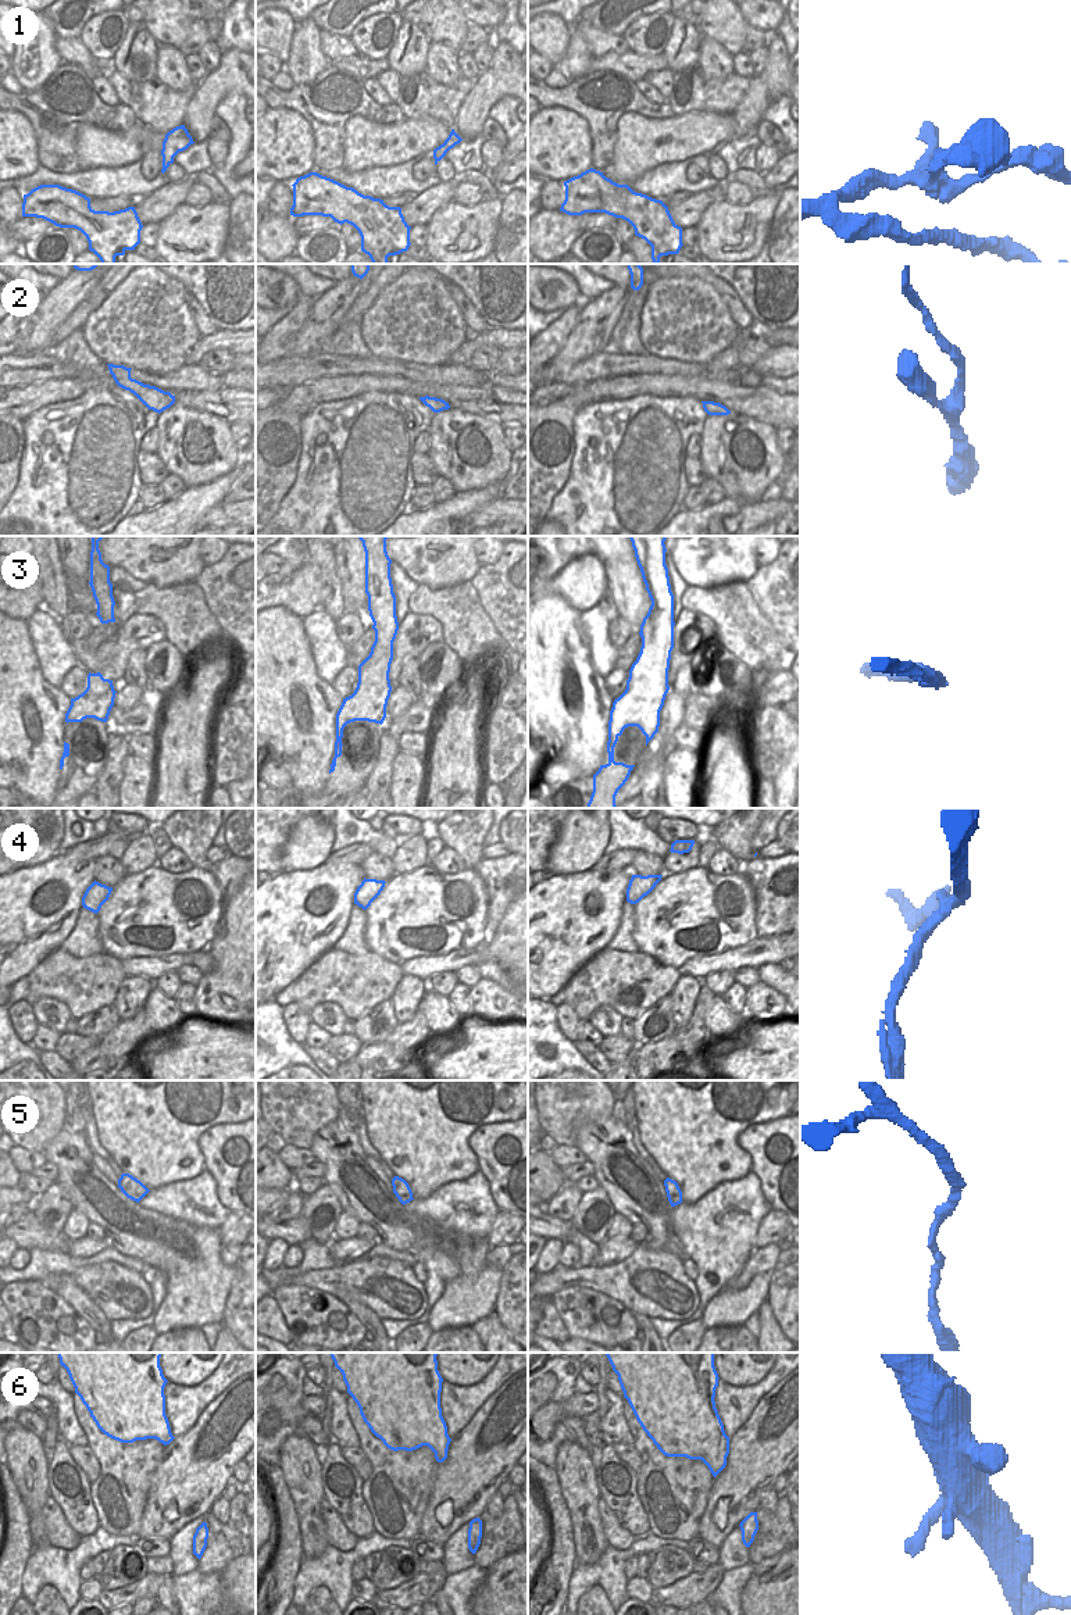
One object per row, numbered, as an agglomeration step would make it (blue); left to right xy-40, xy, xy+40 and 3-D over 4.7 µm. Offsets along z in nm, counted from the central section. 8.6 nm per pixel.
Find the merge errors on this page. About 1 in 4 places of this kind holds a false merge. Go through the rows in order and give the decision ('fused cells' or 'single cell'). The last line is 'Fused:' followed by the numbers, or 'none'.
1: single cell
2: single cell
3: single cell
4: single cell
5: single cell
6: single cell
Fused: none

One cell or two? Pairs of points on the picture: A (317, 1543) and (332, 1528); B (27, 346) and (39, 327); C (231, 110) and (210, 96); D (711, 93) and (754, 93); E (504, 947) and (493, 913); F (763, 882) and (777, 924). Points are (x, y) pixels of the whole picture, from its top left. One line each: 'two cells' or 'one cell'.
A: two cells
B: one cell
C: two cells
D: two cells
E: two cells
F: one cell

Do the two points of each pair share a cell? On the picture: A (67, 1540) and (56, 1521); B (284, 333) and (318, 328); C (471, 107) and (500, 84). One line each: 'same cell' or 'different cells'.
A: same cell
B: different cells
C: same cell

